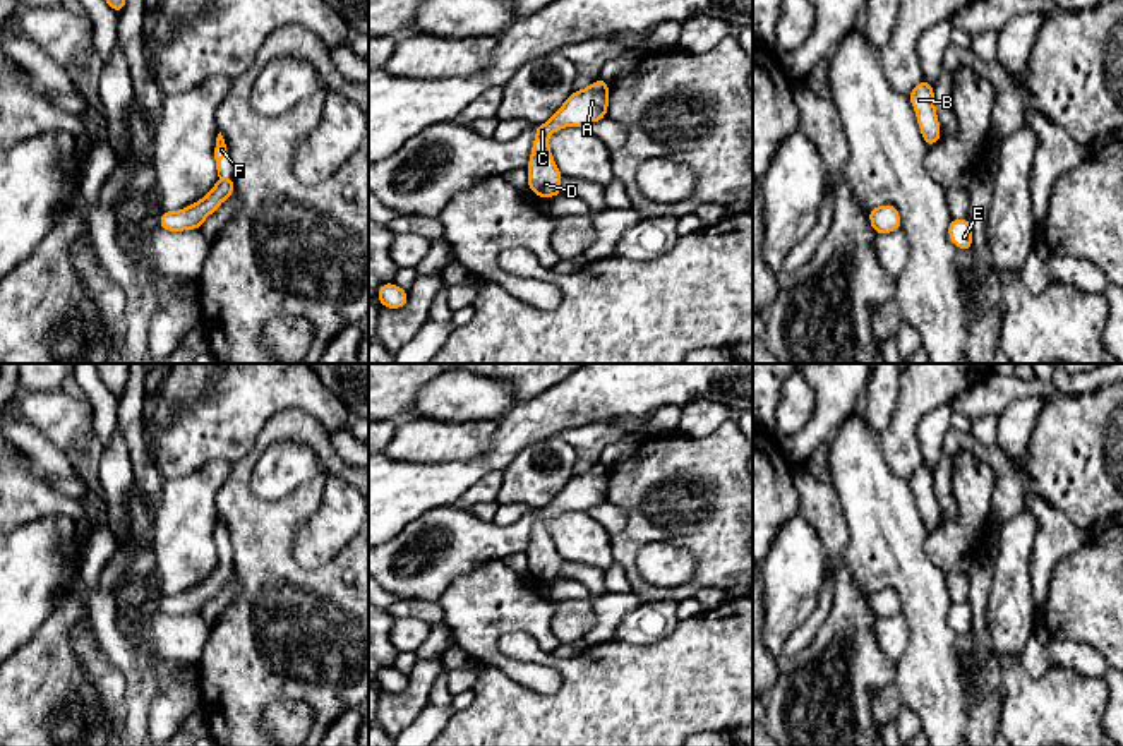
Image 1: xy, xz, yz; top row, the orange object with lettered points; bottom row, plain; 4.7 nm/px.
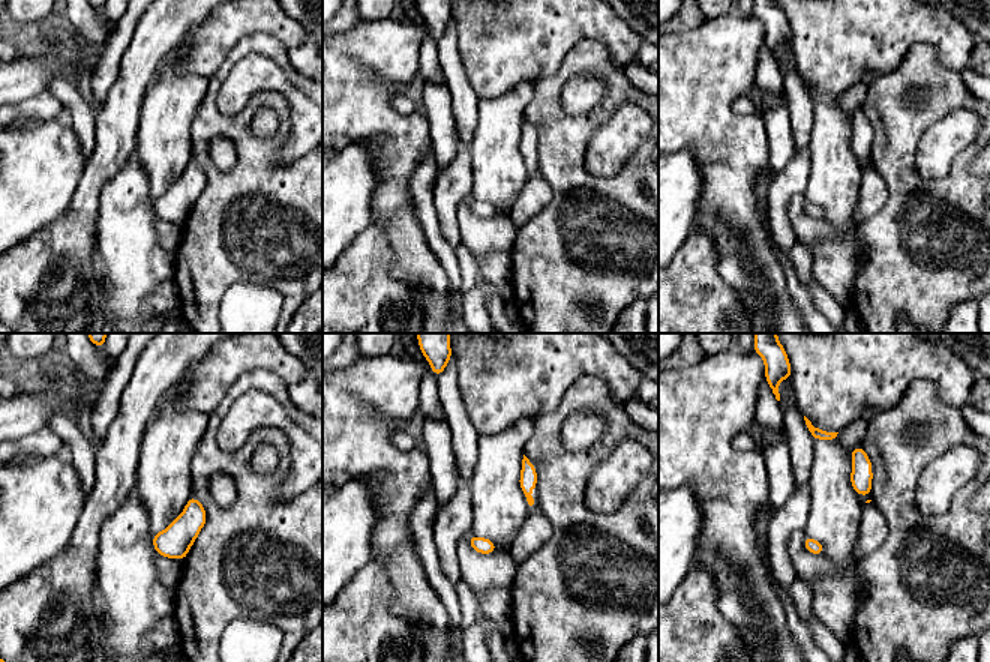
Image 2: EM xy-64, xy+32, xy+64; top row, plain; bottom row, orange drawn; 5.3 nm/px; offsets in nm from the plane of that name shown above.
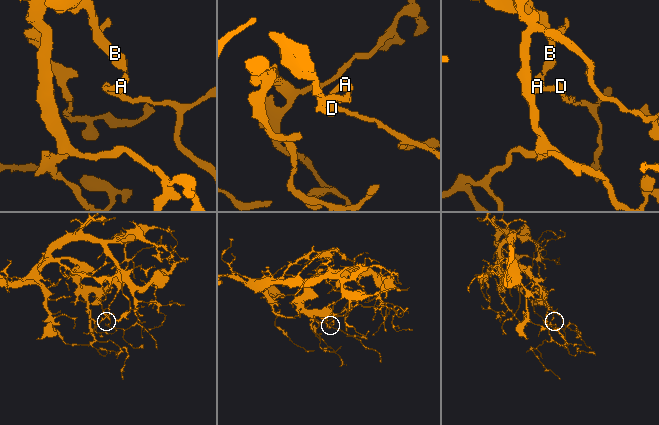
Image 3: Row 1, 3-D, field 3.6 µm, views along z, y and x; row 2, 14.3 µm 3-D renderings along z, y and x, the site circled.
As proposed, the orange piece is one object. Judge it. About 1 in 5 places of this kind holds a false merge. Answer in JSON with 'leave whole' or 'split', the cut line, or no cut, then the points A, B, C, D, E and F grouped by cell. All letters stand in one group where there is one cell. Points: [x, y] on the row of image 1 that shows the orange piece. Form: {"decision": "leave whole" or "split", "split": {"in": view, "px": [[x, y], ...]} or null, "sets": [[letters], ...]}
{"decision": "leave whole", "split": null, "sets": [["A", "B", "C", "D", "E", "F"]]}

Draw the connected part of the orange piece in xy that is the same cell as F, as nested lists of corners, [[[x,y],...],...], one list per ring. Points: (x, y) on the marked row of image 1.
[[[221,132],[214,144],[214,159],[218,170],[218,182],[201,201],[180,209],[180,211],[163,211],[159,216],[159,228],[166,232],[183,232],[199,230],[204,220],[213,214],[223,201],[226,201],[235,192],[233,177],[221,177],[221,158],[230,158],[226,141]]]

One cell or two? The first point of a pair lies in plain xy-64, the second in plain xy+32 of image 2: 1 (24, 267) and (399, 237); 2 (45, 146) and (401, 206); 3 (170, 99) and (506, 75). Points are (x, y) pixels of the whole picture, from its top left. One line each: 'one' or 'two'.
1: two
2: two
3: two

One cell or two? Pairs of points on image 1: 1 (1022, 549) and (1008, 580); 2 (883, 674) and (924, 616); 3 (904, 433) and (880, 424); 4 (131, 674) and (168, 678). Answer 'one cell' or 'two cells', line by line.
1: one cell
2: two cells
3: two cells
4: two cells

